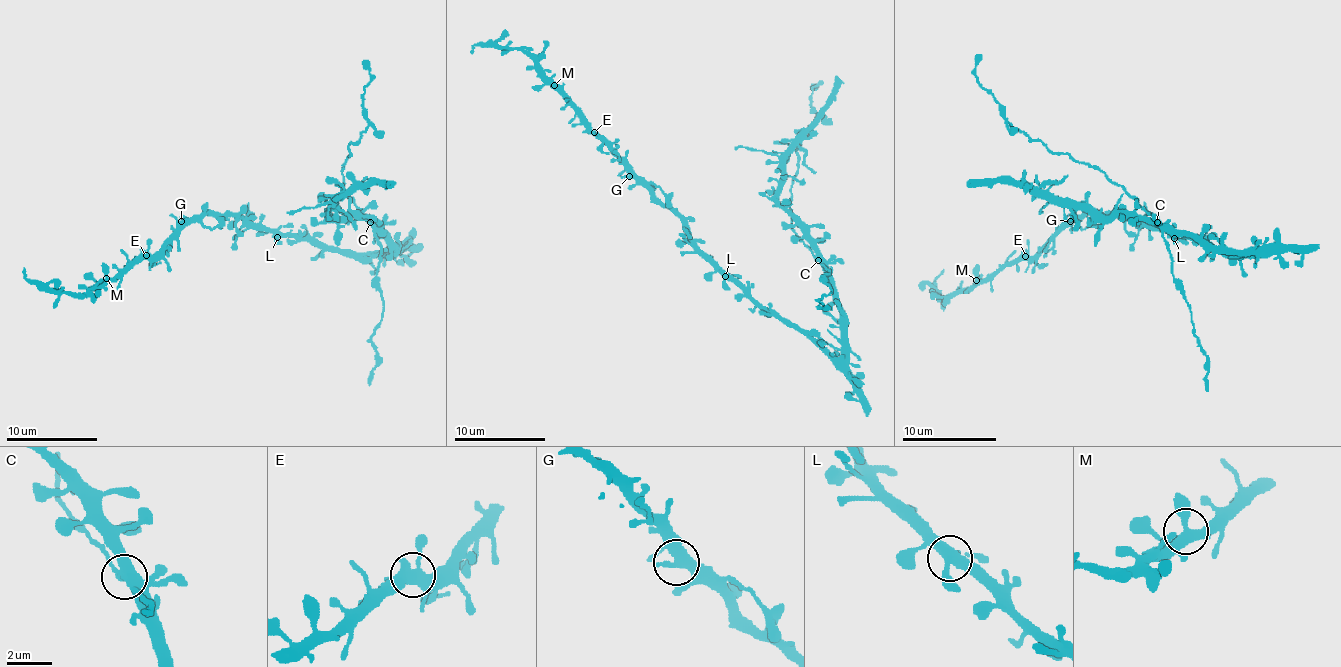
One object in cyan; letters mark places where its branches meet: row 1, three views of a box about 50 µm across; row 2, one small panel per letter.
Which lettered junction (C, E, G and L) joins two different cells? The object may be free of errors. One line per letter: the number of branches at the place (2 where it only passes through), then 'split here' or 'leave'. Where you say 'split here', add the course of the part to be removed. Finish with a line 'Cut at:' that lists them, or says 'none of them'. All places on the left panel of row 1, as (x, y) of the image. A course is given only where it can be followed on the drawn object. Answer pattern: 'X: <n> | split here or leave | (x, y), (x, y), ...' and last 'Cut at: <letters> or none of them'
C: 3 | leave
E: 4 | leave
G: 4 | leave
L: 4 | leave
Cut at: none of them

